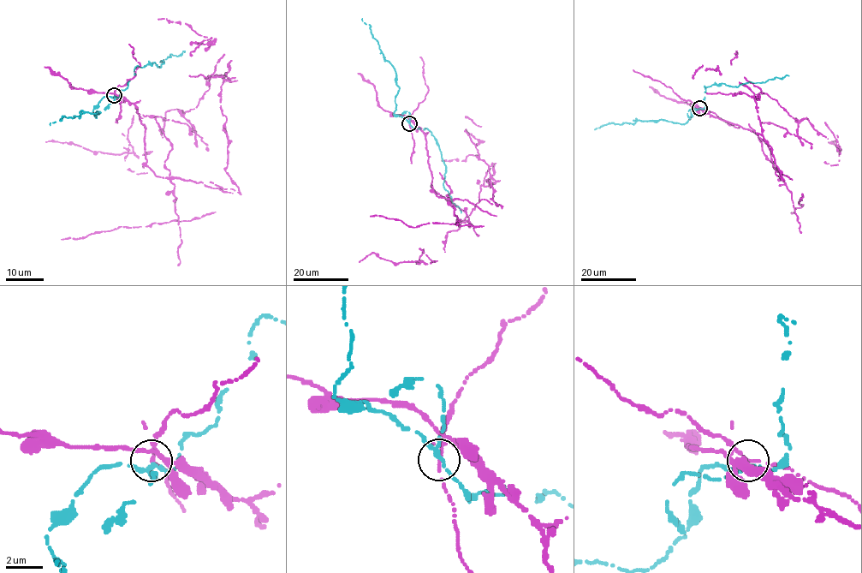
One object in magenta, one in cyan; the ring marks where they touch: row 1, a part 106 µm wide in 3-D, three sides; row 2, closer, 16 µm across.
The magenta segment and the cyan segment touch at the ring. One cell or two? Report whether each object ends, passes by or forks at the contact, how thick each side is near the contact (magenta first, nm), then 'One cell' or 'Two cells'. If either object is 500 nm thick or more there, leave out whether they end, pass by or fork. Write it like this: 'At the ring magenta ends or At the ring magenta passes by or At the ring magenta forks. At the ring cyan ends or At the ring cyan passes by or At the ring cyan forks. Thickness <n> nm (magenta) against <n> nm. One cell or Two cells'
At the ring magenta forks. At the ring cyan forks. Thickness 120 nm (magenta) against 170 nm. Two cells

